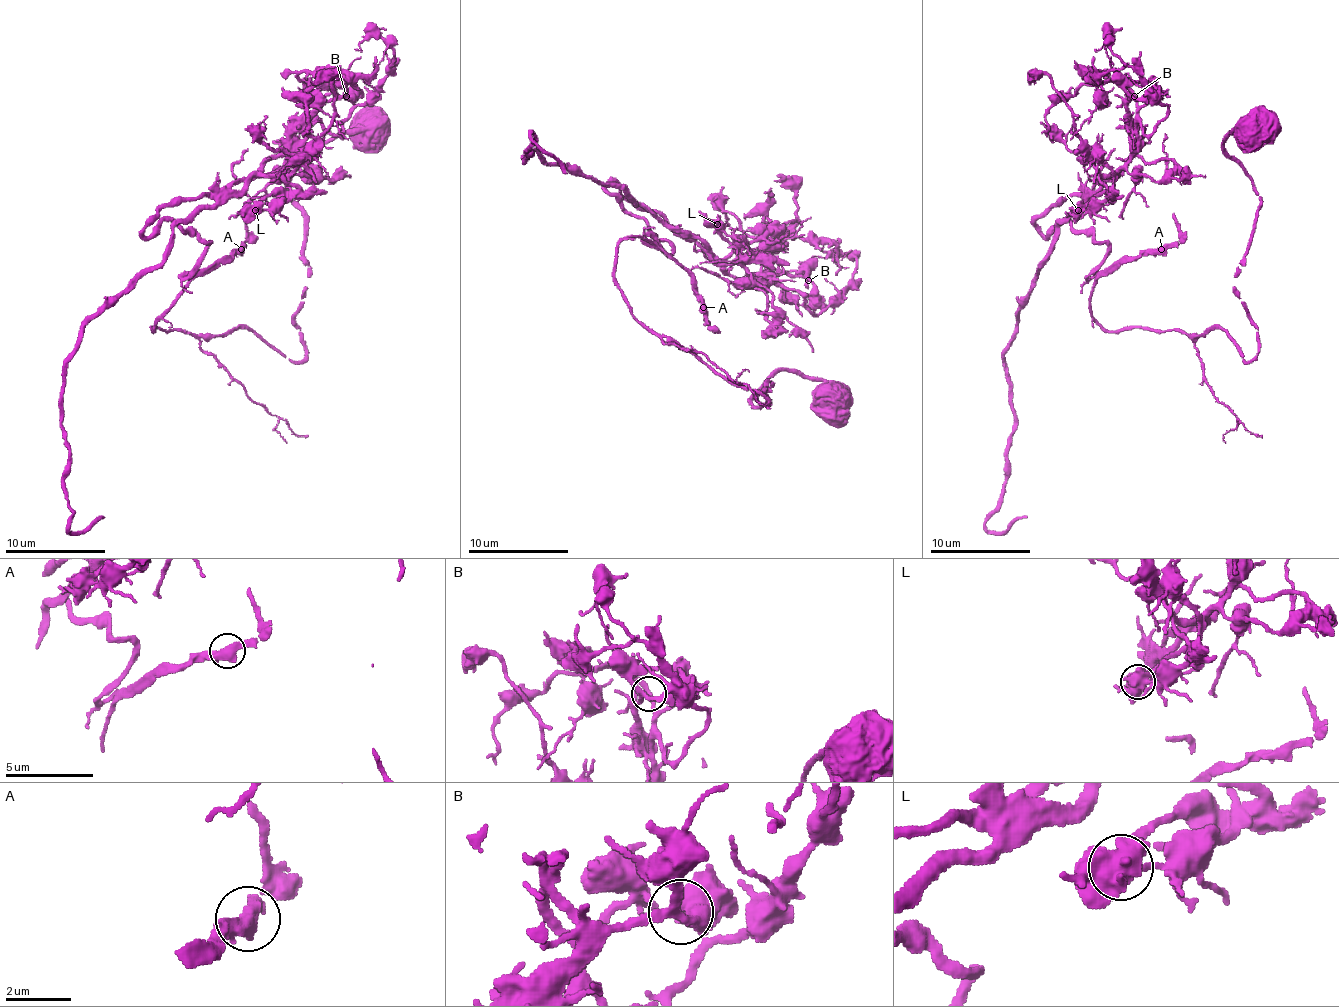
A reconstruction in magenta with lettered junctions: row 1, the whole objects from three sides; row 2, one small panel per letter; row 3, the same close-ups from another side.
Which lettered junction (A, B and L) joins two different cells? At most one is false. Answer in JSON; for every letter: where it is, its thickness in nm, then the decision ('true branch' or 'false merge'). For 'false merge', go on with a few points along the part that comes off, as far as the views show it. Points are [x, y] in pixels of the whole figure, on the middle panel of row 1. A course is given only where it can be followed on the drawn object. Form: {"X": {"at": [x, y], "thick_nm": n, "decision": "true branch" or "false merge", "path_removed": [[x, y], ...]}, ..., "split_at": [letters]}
{"A": {"at": [703, 307], "thick_nm": 400, "decision": "true branch"}, "B": {"at": [808, 280], "thick_nm": 220, "decision": "true branch"}, "L": {"at": [717, 224], "thick_nm": 650, "decision": "false merge", "path_removed": [[718, 225], [756, 255], [743, 245], [715, 258], [620, 187], [534, 150], [524, 160], [532, 132], [567, 172]]}, "split_at": ["L"]}

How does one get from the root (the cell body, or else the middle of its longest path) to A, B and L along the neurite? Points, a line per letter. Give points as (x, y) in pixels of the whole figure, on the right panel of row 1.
A: (1252, 131), (1224, 141), (1260, 197), (1235, 277), (1250, 360), (1219, 328), (1091, 315), (1101, 275), (1162, 250)
B: (1252, 131), (1224, 149), (1260, 197), (1257, 353), (1106, 330), (1106, 247), (1036, 222), (1129, 162), (1134, 96)
L: (1252, 131), (1224, 141), (1260, 197), (1250, 360), (1106, 330), (1106, 247), (1036, 222), (1116, 174), (1079, 209)

